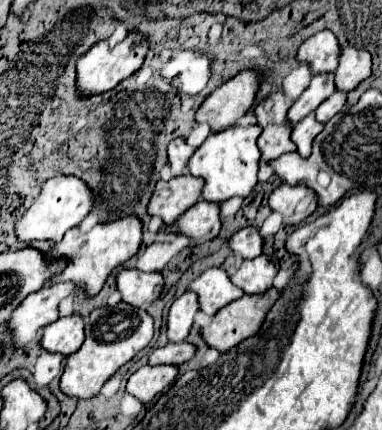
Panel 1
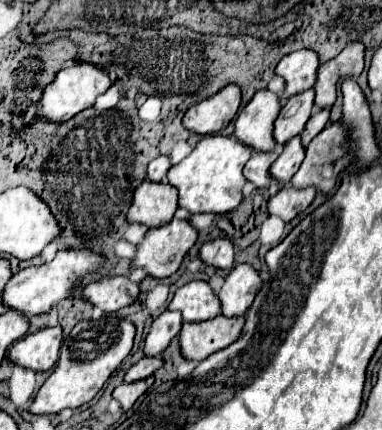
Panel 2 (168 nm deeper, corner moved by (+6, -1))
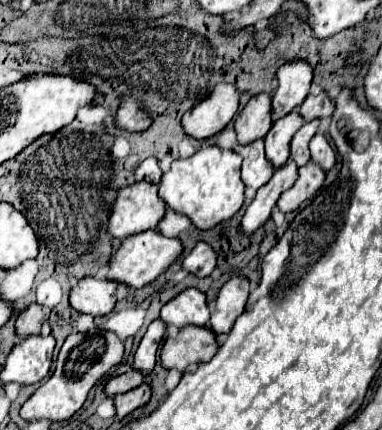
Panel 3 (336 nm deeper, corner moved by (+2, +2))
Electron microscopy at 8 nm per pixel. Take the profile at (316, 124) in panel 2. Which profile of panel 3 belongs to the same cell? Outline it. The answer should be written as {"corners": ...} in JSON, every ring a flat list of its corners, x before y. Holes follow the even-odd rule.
{"corners":[[320,120,306,122,306,124,294,134,294,138,292,138,292,142,290,142,290,158,292,158,298,166,304,166,304,164,310,160,308,142,310,142,310,138,316,134,318,124,320,124]]}

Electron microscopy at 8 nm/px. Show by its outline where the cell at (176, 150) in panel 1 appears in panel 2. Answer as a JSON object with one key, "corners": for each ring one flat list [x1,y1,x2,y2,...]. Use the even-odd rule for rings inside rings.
{"corners":[[160,155,158,159,150,161,150,165,148,165,148,177,150,177,150,181,164,181,170,167,172,167,172,163,170,163,168,155]]}

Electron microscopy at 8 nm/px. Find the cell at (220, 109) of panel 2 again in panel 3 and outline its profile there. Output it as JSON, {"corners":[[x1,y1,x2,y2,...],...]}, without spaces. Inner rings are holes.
{"corners":[[218,84,208,98,182,116,182,128,188,136,206,140,224,130,224,126,234,118,236,110,238,88,234,84]]}

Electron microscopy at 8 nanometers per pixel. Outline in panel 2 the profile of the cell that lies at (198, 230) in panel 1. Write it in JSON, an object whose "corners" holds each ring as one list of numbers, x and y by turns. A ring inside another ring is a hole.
{"corners":[[172,219,170,223,148,231,146,239,138,245,132,265,146,267,152,277,170,277,178,271,184,255,196,239,198,231,188,219]]}

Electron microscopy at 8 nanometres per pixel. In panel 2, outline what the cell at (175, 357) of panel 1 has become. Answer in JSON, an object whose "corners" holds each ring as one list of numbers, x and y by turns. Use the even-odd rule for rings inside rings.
{"corners":[[158,355,158,357,142,357,136,365,132,365,128,371,126,371,126,377,124,381,138,381,138,379,146,379,150,377,156,369,160,369,164,365,164,359]]}

